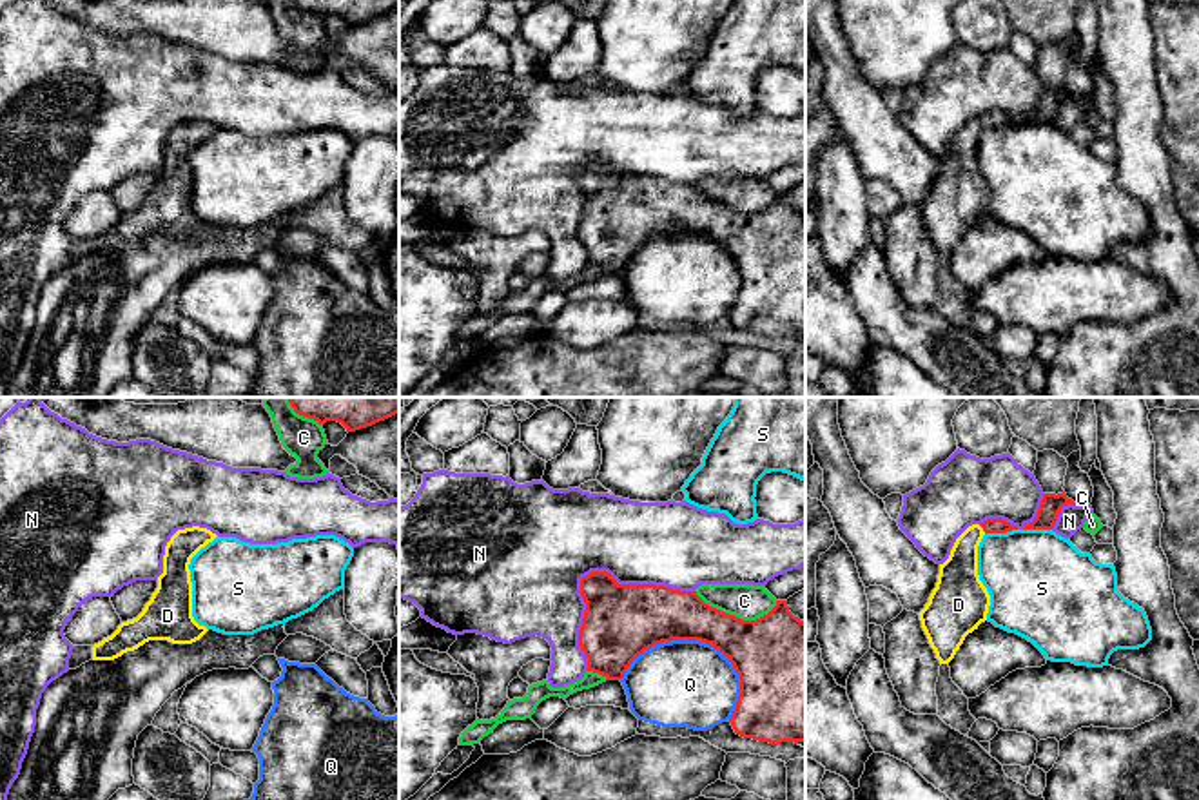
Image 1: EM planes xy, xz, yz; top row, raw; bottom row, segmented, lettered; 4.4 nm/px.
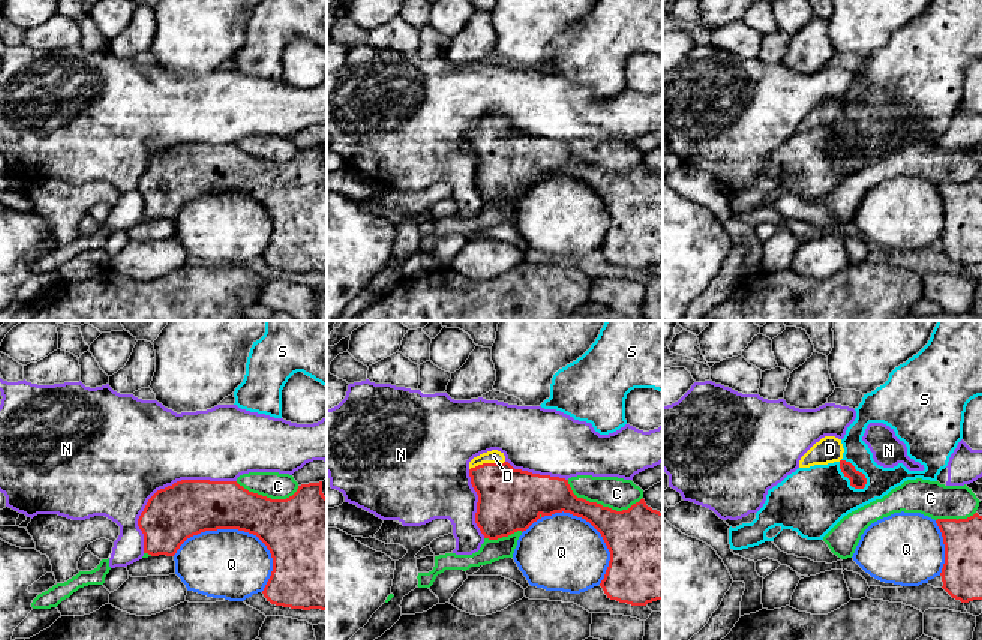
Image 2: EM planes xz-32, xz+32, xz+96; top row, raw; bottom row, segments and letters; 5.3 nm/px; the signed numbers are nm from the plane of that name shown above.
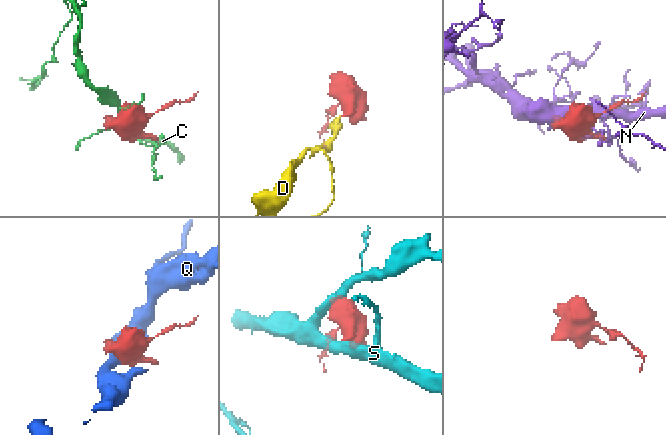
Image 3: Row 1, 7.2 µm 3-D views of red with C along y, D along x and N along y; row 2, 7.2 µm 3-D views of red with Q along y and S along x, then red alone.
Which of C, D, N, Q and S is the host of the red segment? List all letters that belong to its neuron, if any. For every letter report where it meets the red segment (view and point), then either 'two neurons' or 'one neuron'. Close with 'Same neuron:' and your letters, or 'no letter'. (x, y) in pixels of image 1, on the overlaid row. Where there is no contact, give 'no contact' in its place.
C: xz (733, 615) | two neurons
D: yz (982, 526) | one neuron
N: xz (592, 572) | two neurons
Q: xz (690, 639) | two neurons
S: yz (1000, 532) | two neurons
Same neuron: D

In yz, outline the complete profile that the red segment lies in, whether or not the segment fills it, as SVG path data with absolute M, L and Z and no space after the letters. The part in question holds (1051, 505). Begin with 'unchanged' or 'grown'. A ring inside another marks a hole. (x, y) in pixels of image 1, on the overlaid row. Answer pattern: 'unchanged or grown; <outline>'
unchanged; M1065 492L1058 495L1043 493L1036 519L1025 524L1023 530L1052 530L1061 508L1067 504L1083 506L1085 502L1074 502Z

